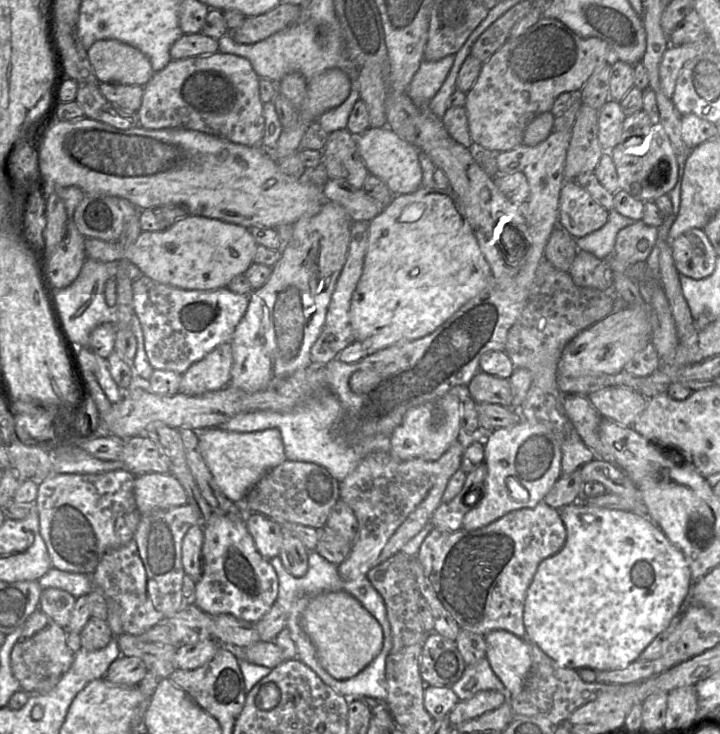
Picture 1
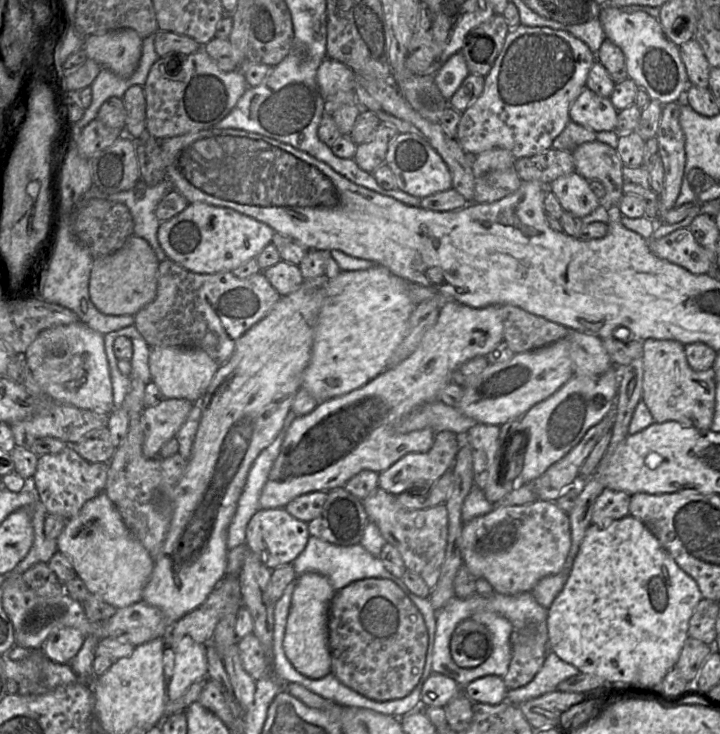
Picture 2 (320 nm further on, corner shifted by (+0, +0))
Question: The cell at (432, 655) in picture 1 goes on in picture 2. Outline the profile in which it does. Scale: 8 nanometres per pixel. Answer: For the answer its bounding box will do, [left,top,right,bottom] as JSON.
[451,619,492,668]

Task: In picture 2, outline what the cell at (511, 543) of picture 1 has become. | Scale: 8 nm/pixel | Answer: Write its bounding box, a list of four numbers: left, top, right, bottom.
[460,501,571,595]

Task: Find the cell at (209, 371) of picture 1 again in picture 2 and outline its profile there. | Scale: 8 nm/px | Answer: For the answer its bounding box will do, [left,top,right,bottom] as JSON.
[142,399,199,458]

